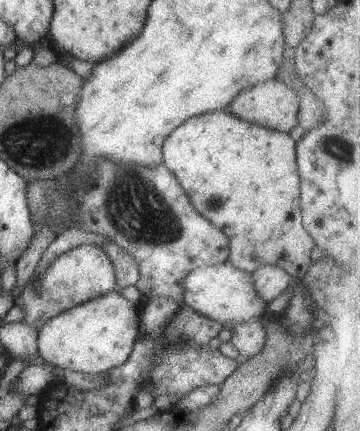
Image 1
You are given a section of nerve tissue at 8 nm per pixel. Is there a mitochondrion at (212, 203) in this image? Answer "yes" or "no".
yes

